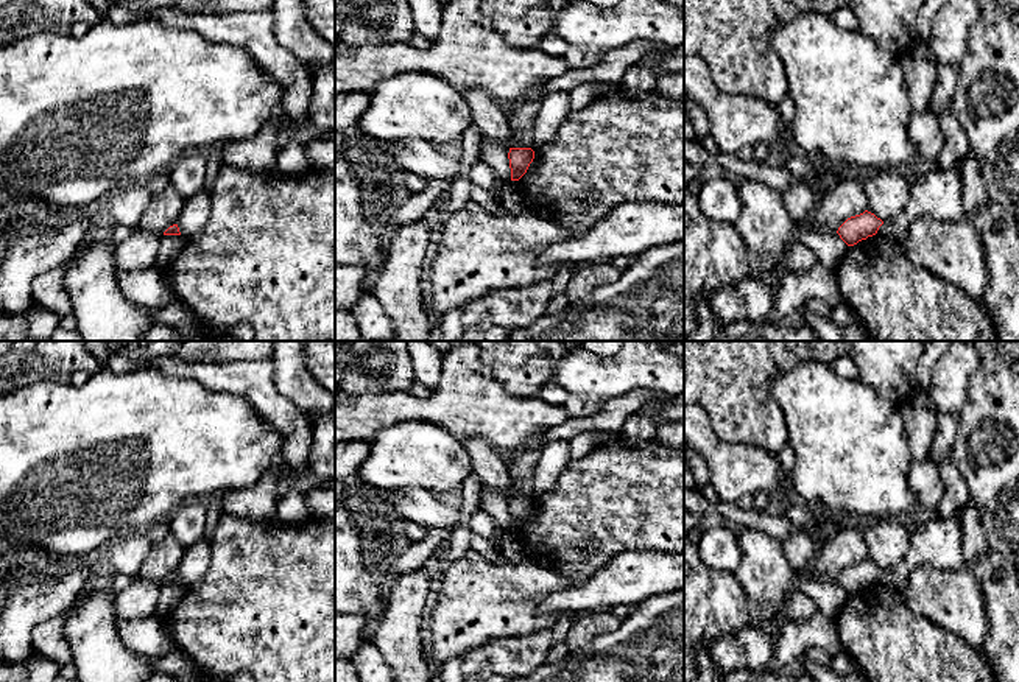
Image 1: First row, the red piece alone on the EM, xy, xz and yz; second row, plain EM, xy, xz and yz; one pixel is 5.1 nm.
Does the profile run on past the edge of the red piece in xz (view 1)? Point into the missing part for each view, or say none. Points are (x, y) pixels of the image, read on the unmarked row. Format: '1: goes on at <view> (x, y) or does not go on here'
1: does not go on here

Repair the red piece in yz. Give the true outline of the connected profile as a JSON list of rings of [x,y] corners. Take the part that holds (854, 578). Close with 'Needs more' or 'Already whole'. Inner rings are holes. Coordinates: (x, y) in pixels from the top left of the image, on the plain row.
[[[865,559],[860,564],[848,567],[838,576],[837,582],[848,595],[854,595],[859,590],[876,584],[882,573],[883,573],[883,570],[880,567],[877,567],[874,562]]]. Already whole

